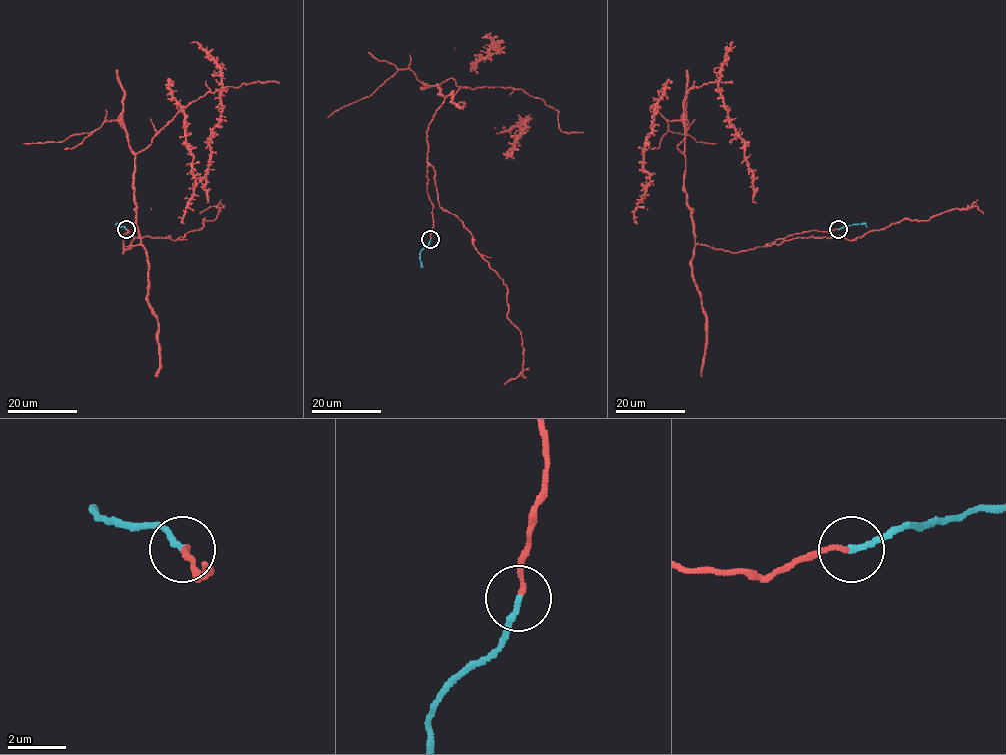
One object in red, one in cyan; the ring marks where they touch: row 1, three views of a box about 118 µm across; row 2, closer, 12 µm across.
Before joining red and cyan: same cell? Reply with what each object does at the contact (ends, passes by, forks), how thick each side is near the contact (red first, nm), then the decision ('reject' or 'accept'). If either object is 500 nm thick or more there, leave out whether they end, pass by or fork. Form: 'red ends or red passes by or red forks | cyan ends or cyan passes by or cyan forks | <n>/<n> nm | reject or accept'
red ends | cyan ends | 170/200 nm | accept

